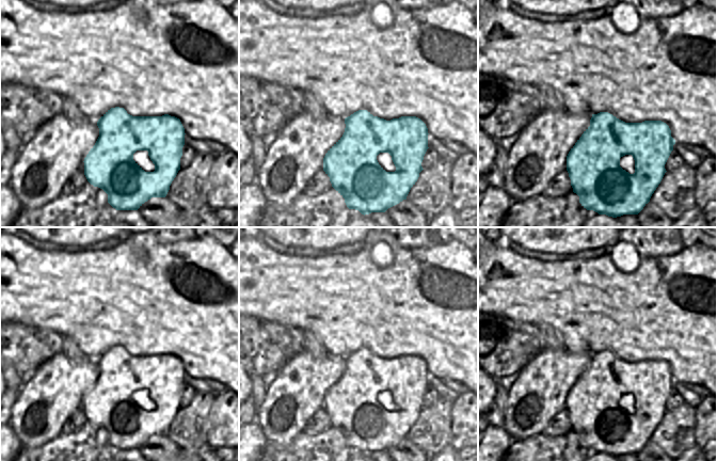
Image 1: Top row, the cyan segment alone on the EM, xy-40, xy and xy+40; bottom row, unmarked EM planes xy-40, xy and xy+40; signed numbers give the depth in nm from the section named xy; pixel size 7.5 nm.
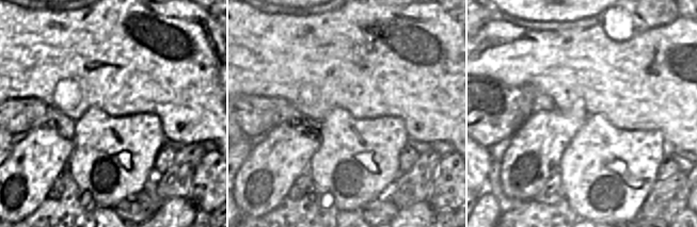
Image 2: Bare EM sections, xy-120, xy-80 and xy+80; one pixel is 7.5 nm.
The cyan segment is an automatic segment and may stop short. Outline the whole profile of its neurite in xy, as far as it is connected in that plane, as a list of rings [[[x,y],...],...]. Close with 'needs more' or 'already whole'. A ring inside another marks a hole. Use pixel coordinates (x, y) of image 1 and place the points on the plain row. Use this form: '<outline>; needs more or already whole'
[[[358,349],[345,357],[345,371],[342,376],[328,390],[323,397],[323,410],[330,416],[332,426],[345,438],[349,448],[358,449],[362,454],[371,451],[385,451],[388,447],[399,443],[407,435],[411,427],[424,409],[421,401],[428,386],[428,367],[416,355],[401,355],[386,360],[373,355],[367,349]],[[380,392],[388,392],[396,406],[395,411],[386,411],[378,401]]]; already whole

